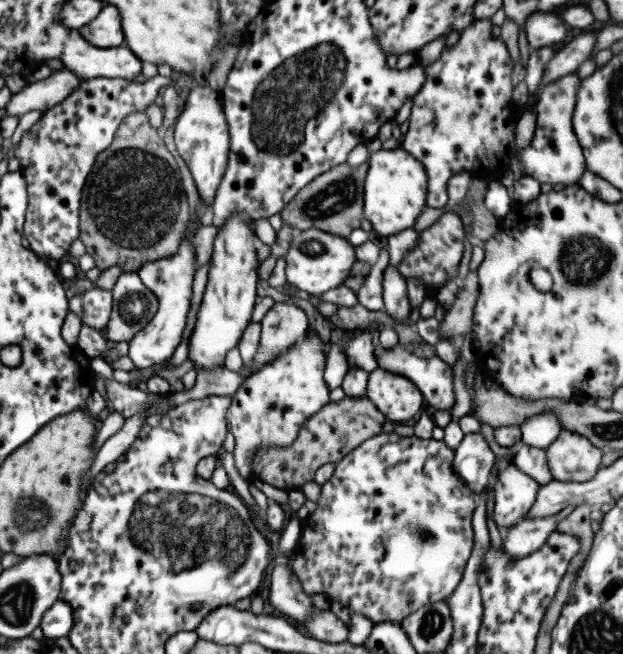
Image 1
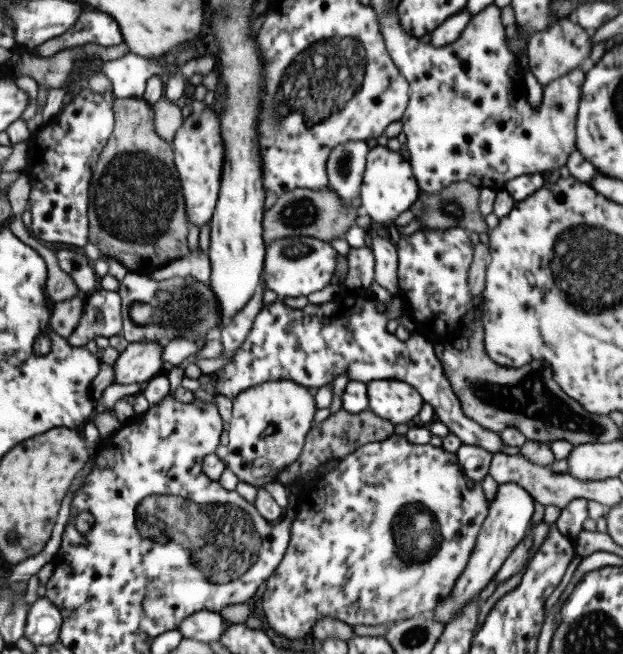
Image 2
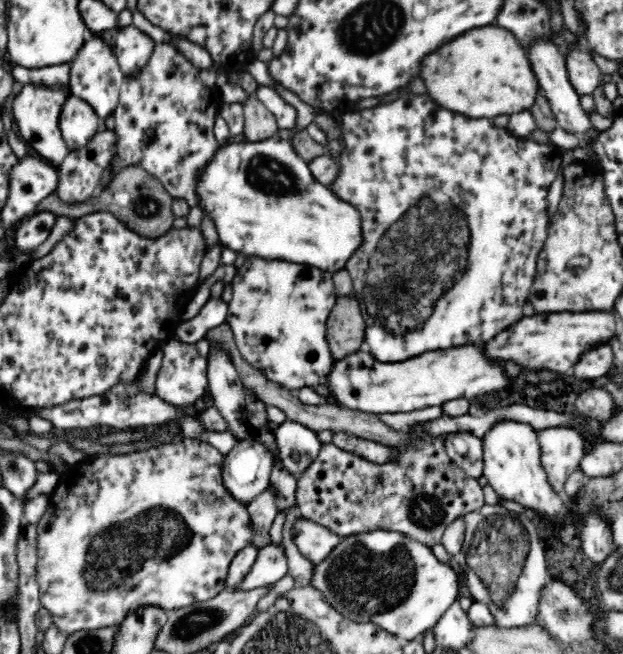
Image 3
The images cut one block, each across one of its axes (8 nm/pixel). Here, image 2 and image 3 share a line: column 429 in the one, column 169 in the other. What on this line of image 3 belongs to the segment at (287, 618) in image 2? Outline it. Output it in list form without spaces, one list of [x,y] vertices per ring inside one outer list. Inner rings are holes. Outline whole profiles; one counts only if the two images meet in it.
[[[186,436],[176,444],[161,445],[145,451],[123,455],[108,455],[85,459],[78,464],[65,466],[57,481],[57,486],[49,495],[48,507],[43,520],[37,527],[38,532],[38,568],[36,568],[41,605],[52,613],[53,623],[64,634],[80,630],[96,631],[120,624],[127,612],[146,605],[156,605],[167,611],[184,608],[189,604],[205,601],[224,590],[228,566],[240,550],[250,546],[252,521],[248,507],[234,501],[221,477],[223,454],[209,443]]]

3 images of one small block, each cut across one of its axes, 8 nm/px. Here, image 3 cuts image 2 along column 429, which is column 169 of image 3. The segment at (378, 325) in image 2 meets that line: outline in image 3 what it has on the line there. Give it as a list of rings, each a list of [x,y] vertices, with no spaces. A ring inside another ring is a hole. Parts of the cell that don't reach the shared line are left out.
[[[175,338],[164,346],[162,368],[156,380],[157,397],[174,408],[194,406],[209,389],[207,361],[198,353],[194,344],[182,344]]]

